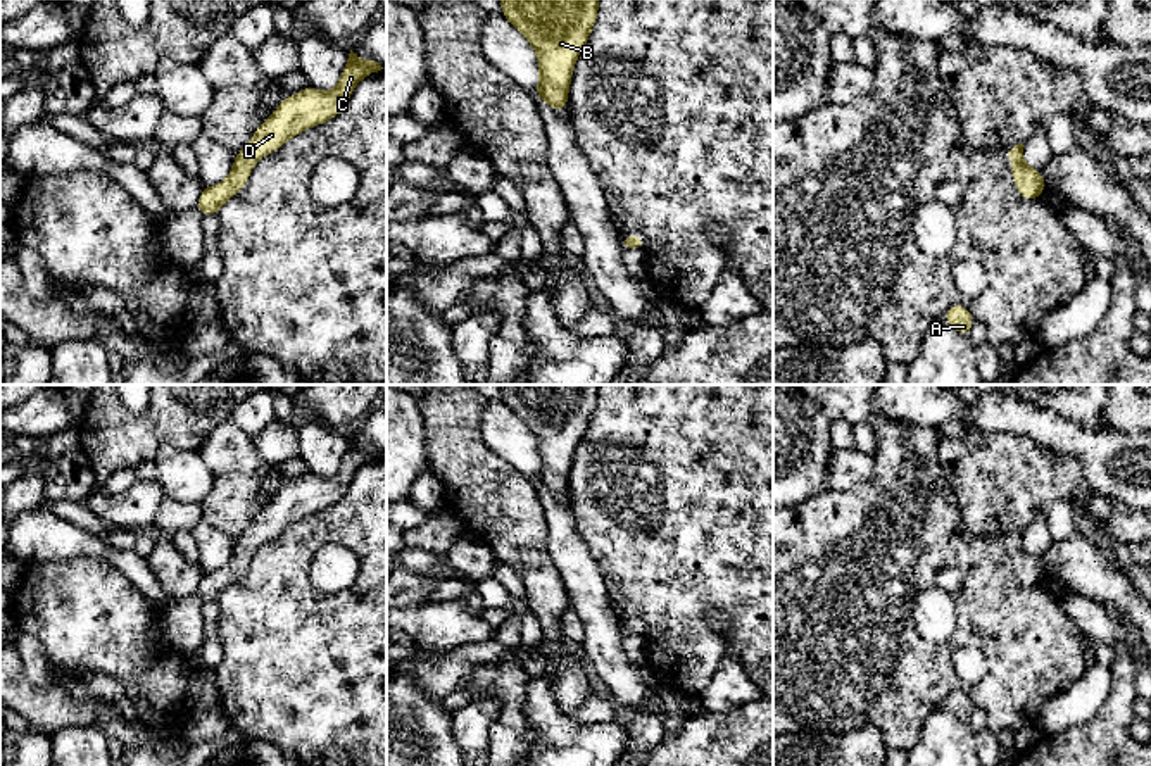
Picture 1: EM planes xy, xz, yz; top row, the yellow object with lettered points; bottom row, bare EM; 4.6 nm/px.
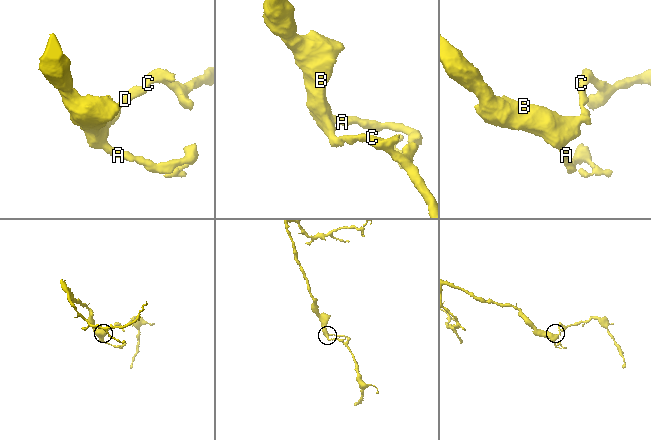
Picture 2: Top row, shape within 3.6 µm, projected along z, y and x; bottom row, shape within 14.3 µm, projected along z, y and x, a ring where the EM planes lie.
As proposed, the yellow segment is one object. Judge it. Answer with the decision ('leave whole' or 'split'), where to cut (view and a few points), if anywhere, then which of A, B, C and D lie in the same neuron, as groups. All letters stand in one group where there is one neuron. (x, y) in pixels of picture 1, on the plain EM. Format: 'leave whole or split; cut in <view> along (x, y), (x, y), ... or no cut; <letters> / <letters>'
leave whole; no cut; A B C D

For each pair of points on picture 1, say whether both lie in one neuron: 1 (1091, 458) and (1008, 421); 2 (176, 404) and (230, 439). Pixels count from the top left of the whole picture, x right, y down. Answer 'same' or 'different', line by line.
1: same
2: different

